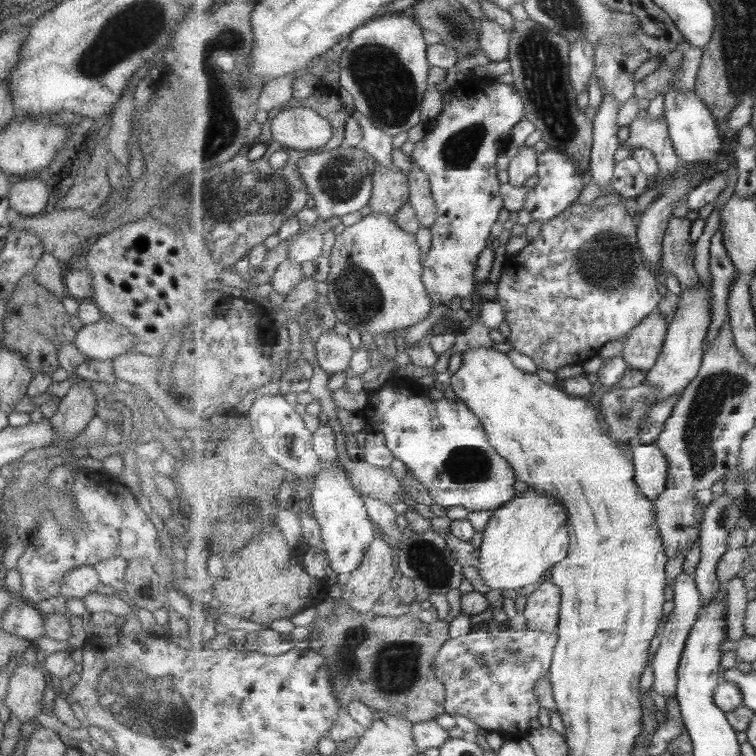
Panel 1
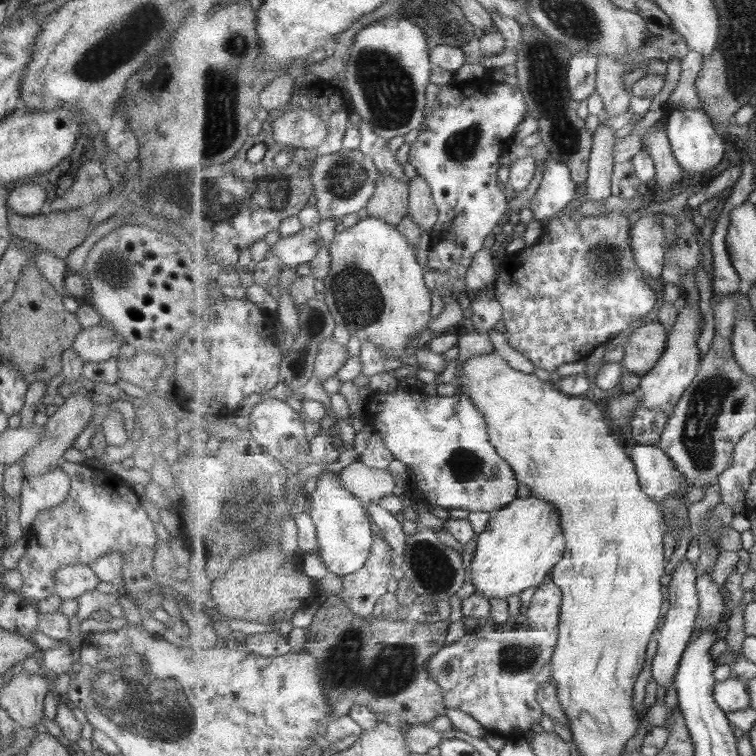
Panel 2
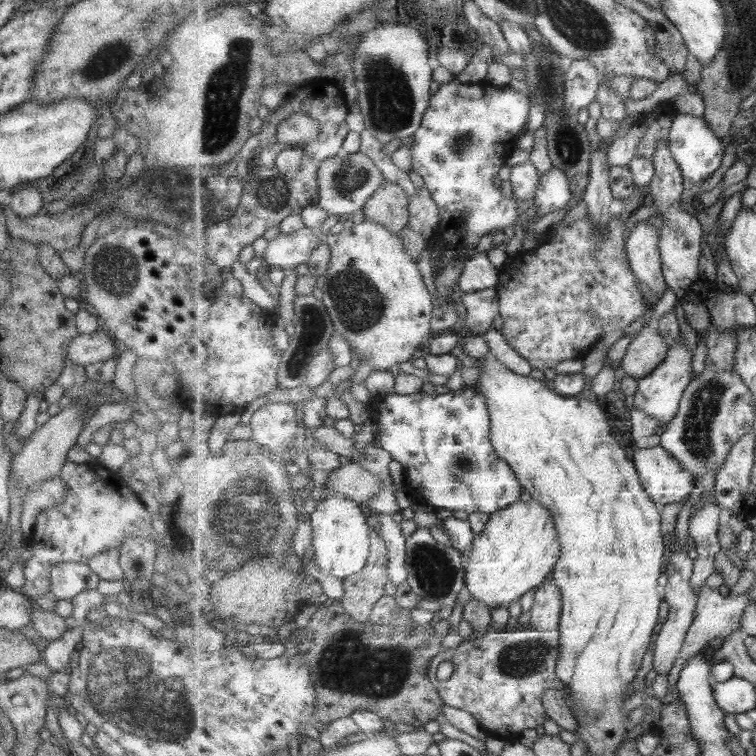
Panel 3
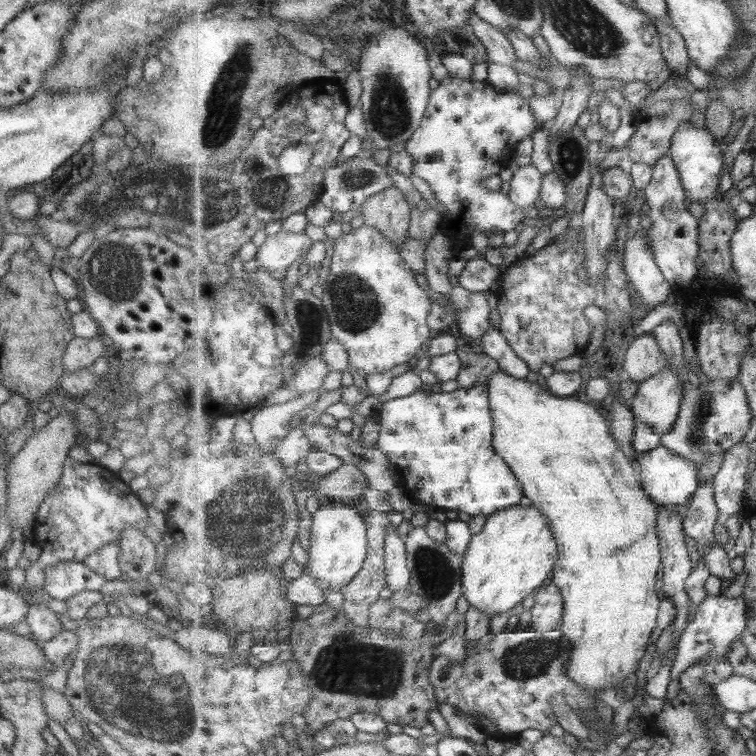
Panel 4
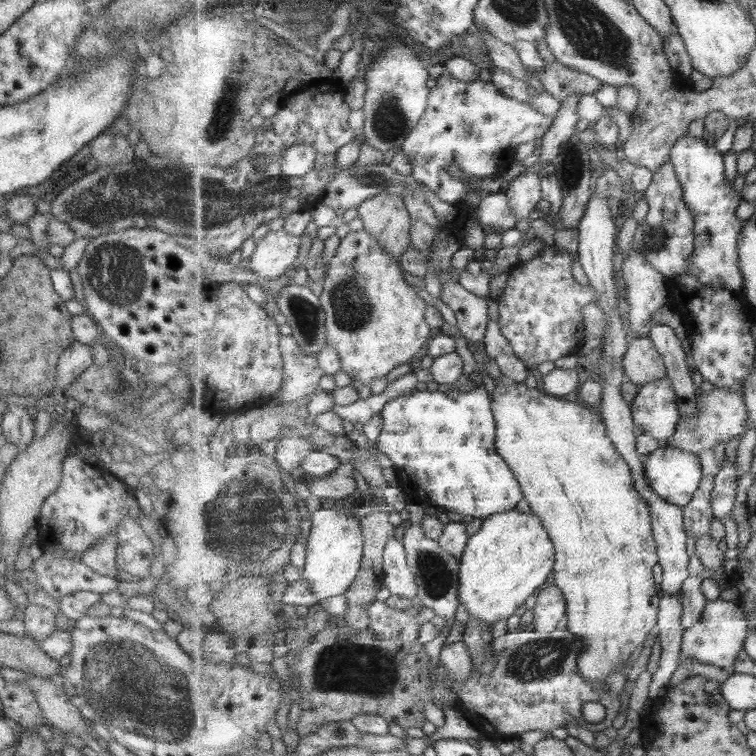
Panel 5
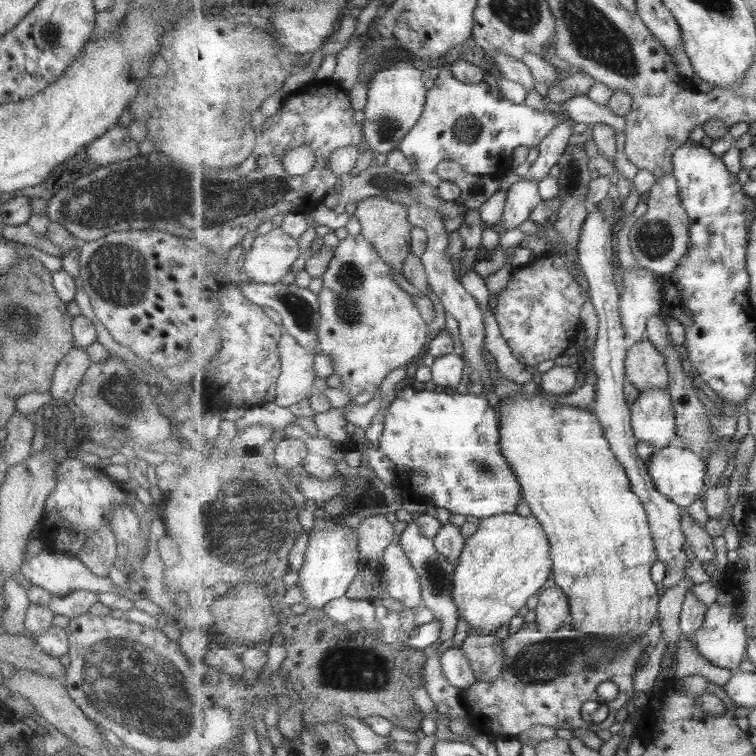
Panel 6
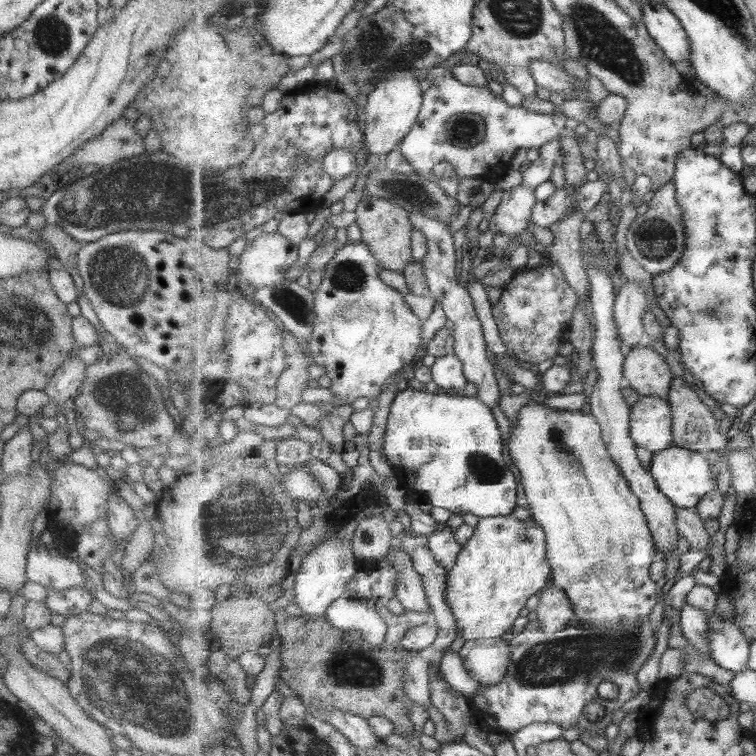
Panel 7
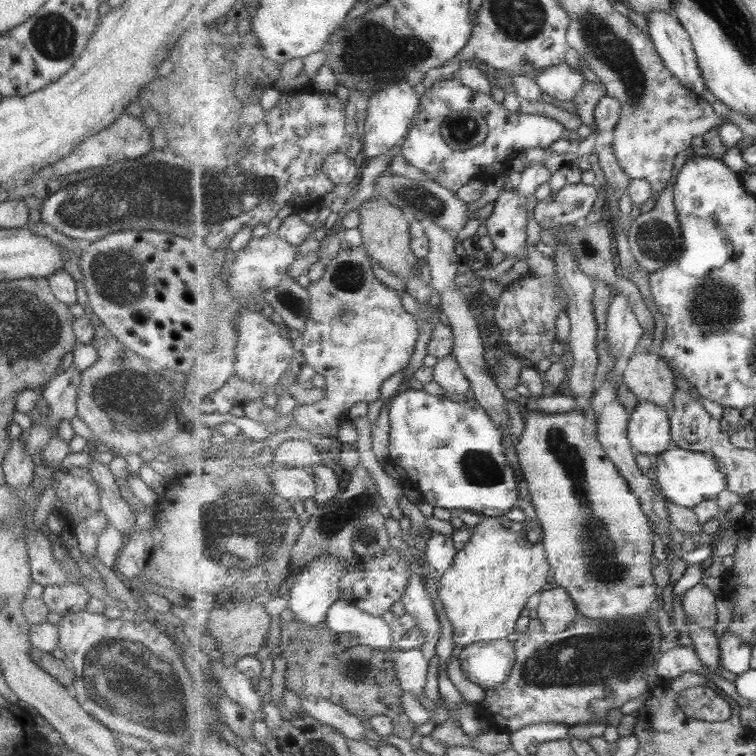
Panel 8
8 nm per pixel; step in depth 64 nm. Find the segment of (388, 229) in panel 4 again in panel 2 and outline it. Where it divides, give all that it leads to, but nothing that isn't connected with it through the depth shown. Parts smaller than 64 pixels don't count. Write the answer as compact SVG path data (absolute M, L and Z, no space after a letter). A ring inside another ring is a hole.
M380 174L375 194L369 201L367 216L385 220L387 224L398 226L399 222L410 214L410 186L405 180Z

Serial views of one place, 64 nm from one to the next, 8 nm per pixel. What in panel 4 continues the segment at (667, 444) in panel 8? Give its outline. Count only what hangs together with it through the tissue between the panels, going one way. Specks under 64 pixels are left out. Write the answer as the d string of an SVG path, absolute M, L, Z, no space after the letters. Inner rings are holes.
M668 366L663 373L640 384L631 410L639 421L647 422L663 437L673 431L680 418L684 398L682 379Z

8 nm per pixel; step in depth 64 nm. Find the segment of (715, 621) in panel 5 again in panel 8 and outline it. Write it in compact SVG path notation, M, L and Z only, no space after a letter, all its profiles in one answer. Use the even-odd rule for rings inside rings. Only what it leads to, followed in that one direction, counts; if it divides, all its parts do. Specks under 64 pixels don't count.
M726 631L720 638L721 665L733 674L743 674L751 669L752 647L740 636Z

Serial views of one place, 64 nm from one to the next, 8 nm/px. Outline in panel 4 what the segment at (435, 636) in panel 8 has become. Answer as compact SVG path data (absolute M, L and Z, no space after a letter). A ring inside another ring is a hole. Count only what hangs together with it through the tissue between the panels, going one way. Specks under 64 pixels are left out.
M390 524L387 528L387 536L385 536L387 552L386 580L389 588L395 592L397 590L410 590L411 588L411 571L408 567L406 540L401 540L396 528Z

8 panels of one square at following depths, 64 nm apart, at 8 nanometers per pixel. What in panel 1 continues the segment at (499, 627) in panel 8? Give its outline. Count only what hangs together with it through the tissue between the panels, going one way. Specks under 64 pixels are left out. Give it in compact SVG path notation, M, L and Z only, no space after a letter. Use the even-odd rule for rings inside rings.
M530 487L521 495L516 495L512 502L495 510L483 533L480 545L481 557L479 557L481 563L477 570L484 584L499 592L505 592L505 590L528 592L536 587L548 578L549 571L557 563L566 560L572 544L569 538L568 515L565 508L557 499L545 496L541 490L535 490L534 487Z

